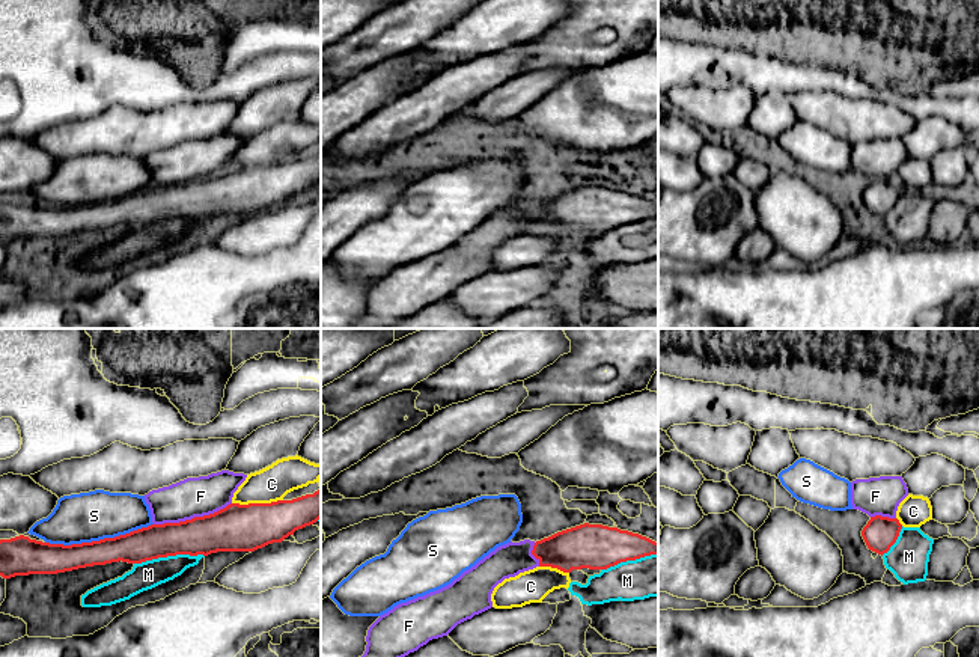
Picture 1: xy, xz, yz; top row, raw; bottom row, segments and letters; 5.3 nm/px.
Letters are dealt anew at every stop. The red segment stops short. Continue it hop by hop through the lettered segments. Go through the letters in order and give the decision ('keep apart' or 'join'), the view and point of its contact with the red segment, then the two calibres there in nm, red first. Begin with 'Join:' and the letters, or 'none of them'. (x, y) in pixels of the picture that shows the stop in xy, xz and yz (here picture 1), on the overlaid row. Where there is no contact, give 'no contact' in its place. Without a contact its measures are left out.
Join: none of them
C: keep apart; contact xy (256, 504); calibres 260 and 190 nm
F: keep apart; contact xy (192, 519); calibres 260 and 220 nm
M: keep apart; contact xy (169, 555); calibres 200 and 150 nm
S: keep apart; contact xy (100, 540); calibres 180 and 260 nm

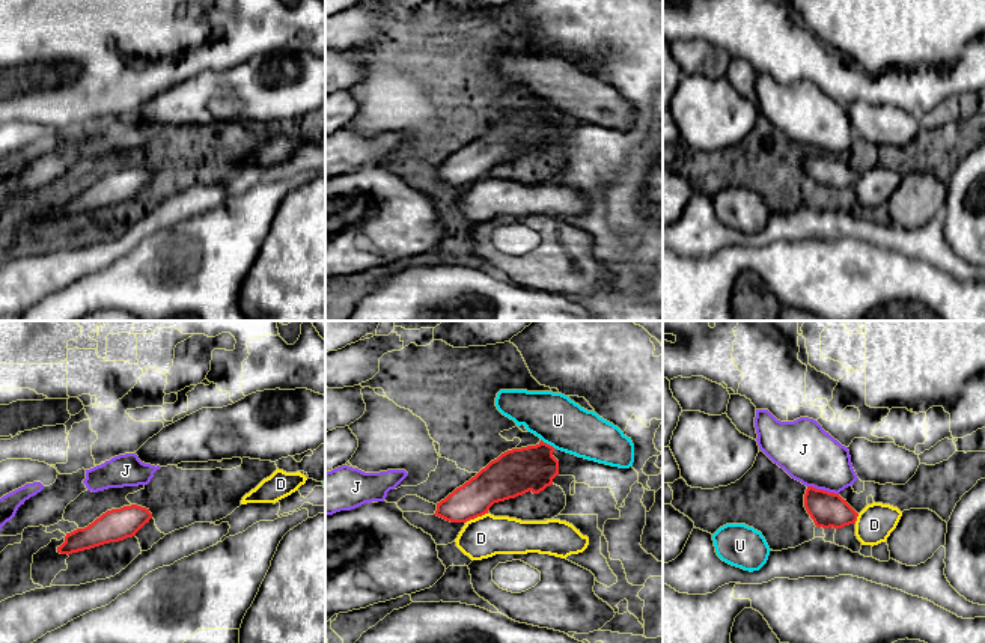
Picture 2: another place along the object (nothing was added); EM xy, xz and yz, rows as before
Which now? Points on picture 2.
Join: none of them
D: keep apart; contact xz (476, 517); calibres 220 and 220 nm
J: keep apart; contact yz (823, 490); calibres 190 and 300 nm
U: keep apart; contact xz (548, 444); calibres 240 and 260 nm

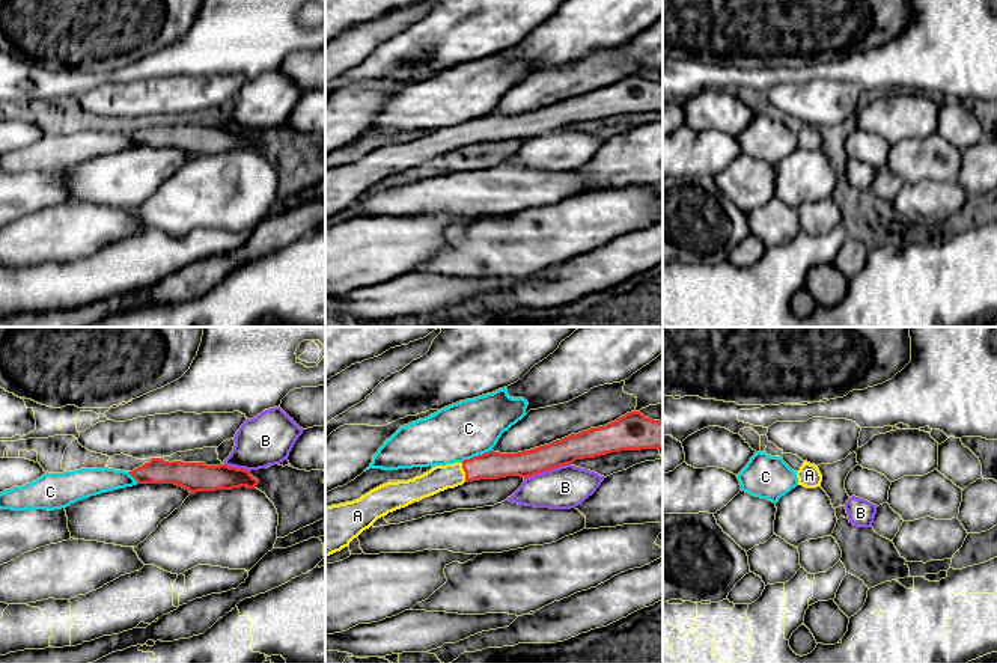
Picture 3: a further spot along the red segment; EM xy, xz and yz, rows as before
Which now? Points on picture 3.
Join: A
A: join; contact xz (466, 472); calibres 140 and 140 nm
B: keep apart; contact xz (547, 469); calibres 140 and 240 nm
C: keep apart; contact xz (478, 455); calibres 140 and 300 nm

